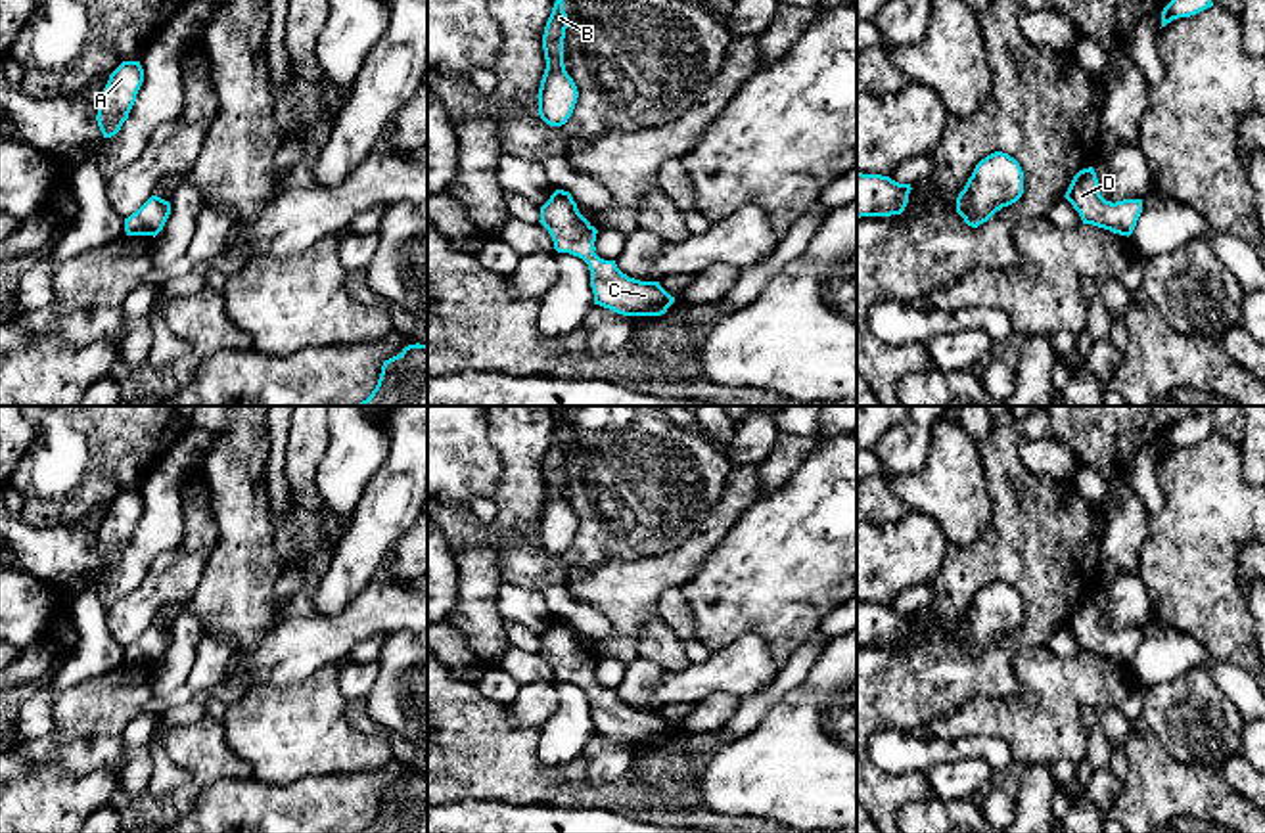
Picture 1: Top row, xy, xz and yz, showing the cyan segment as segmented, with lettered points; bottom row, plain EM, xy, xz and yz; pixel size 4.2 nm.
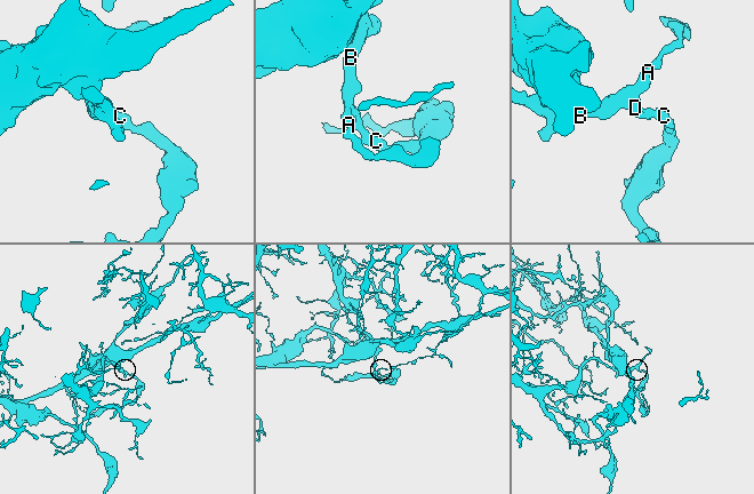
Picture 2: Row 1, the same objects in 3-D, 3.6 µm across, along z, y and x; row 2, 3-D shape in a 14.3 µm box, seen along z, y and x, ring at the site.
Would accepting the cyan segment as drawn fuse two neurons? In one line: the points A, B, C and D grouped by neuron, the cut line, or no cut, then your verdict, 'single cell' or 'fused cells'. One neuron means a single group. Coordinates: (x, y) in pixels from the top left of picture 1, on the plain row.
A B C D | no cut | single cell

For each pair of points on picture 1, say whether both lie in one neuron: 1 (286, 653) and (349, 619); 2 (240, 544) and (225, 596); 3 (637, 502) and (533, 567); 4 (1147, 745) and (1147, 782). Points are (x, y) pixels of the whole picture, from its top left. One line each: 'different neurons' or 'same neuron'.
1: same neuron
2: same neuron
3: same neuron
4: same neuron

